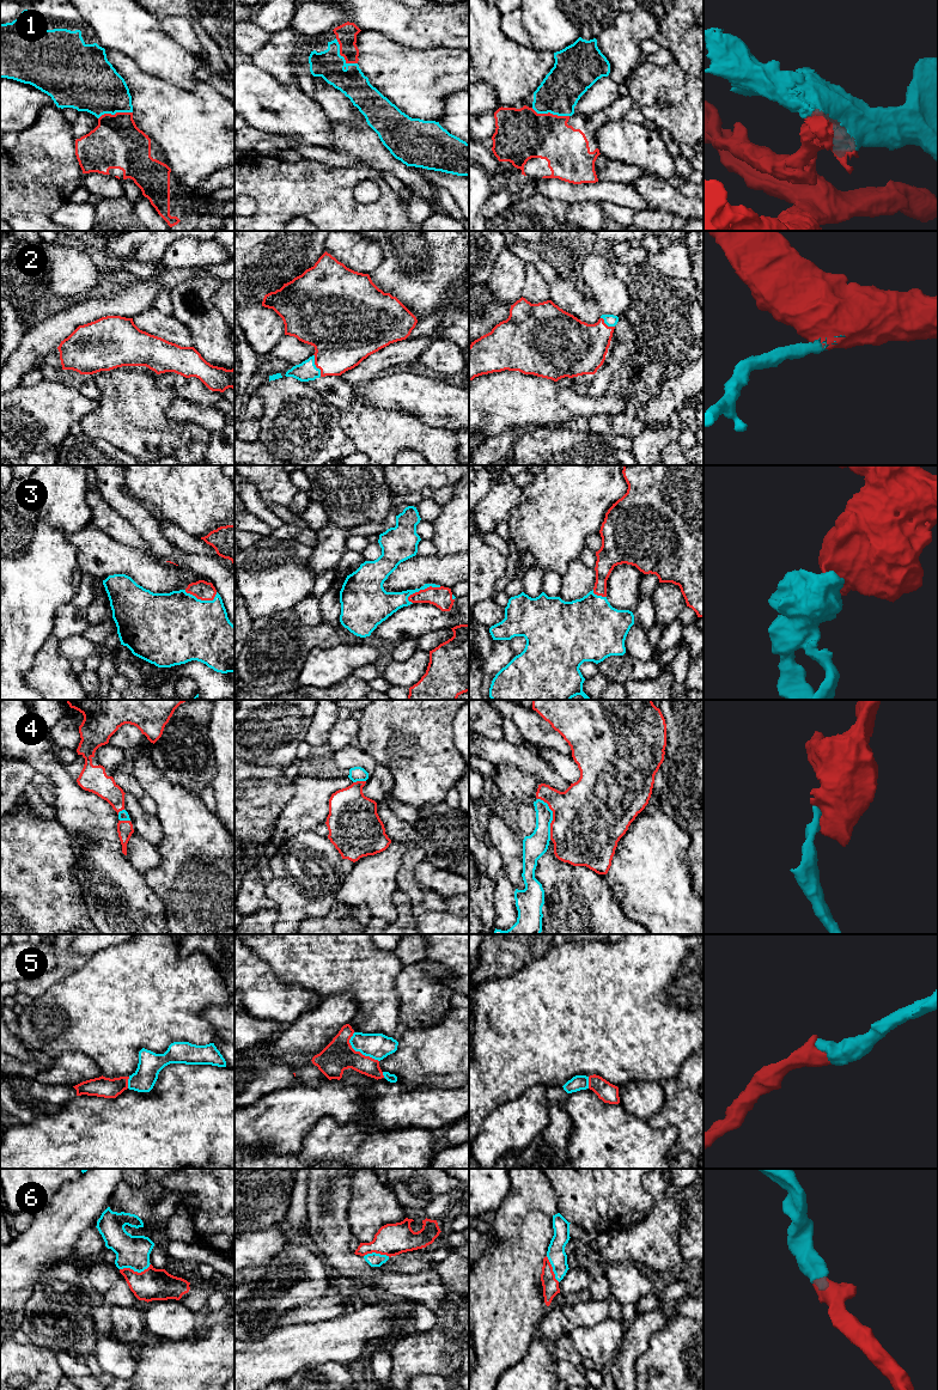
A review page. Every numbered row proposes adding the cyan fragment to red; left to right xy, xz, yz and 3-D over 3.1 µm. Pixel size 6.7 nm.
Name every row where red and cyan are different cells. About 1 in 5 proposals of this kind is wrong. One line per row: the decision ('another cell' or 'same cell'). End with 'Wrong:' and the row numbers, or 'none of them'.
1: another cell
2: same cell
3: same cell
4: same cell
5: same cell
6: same cell
Wrong: 1

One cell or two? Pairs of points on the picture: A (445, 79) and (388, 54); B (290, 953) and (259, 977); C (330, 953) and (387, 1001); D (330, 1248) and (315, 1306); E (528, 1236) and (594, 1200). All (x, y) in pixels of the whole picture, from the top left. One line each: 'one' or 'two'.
A: one
B: two
C: one
D: two
E: two

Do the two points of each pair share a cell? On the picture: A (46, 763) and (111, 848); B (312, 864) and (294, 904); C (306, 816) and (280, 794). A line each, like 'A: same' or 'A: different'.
A: same
B: same
C: different

